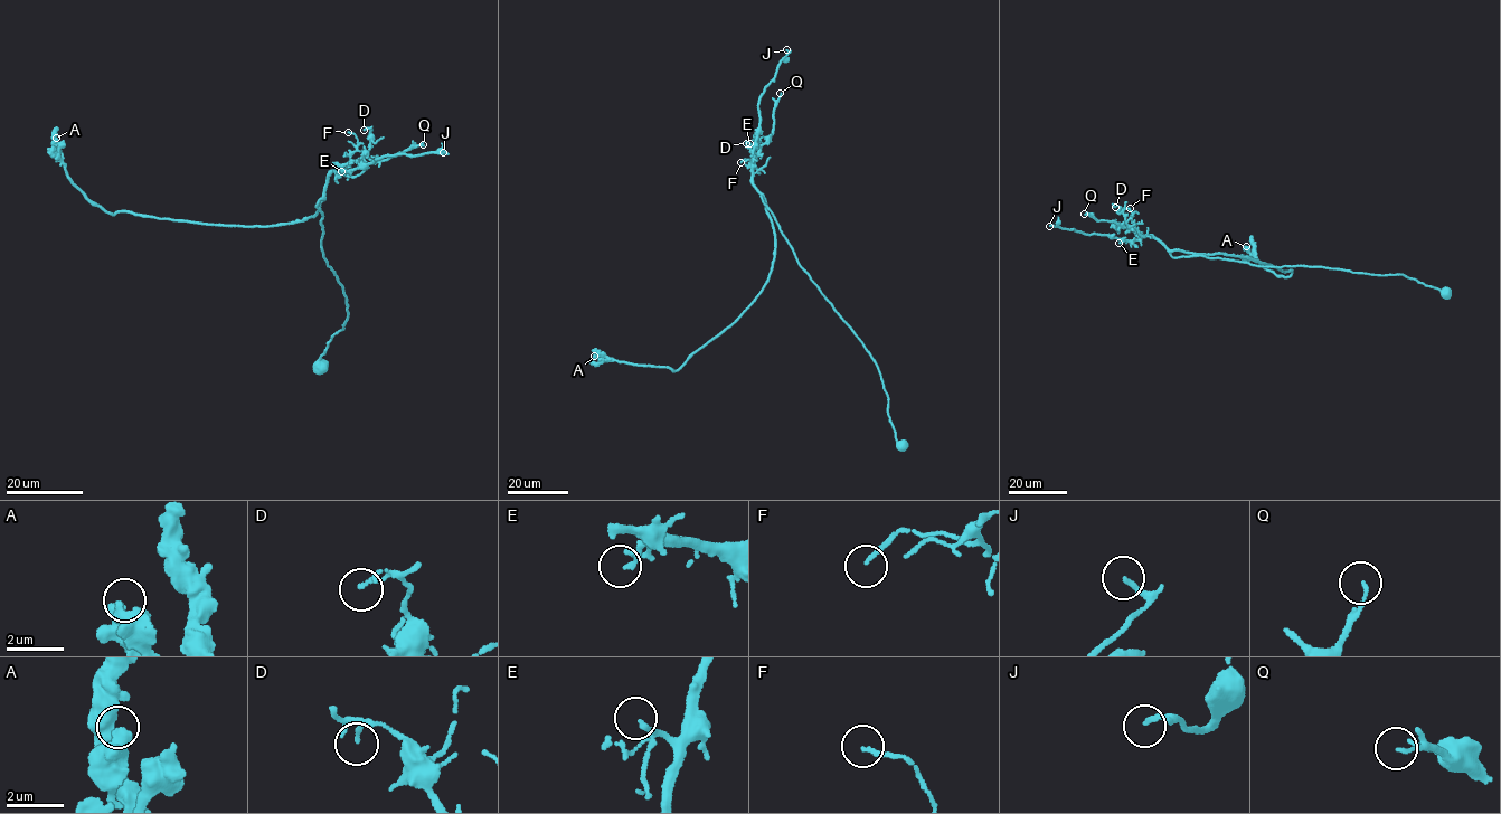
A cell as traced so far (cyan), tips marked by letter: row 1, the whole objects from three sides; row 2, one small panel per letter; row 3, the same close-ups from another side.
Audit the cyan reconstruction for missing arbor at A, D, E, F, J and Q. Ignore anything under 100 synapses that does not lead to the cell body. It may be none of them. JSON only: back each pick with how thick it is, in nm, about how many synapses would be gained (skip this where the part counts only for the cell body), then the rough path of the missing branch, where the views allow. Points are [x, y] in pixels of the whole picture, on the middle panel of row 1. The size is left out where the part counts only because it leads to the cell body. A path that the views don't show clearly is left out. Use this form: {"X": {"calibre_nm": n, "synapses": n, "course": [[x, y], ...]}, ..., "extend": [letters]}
{"extend": []}

